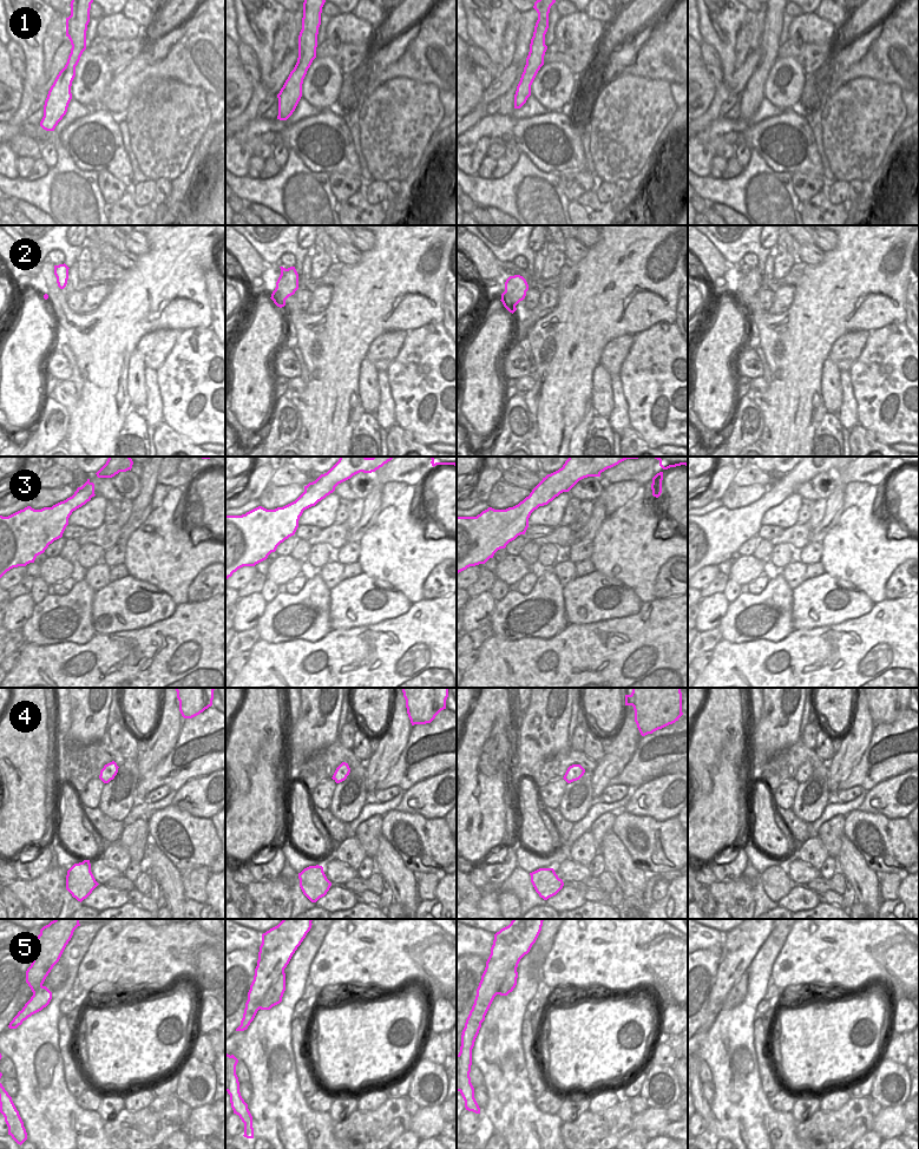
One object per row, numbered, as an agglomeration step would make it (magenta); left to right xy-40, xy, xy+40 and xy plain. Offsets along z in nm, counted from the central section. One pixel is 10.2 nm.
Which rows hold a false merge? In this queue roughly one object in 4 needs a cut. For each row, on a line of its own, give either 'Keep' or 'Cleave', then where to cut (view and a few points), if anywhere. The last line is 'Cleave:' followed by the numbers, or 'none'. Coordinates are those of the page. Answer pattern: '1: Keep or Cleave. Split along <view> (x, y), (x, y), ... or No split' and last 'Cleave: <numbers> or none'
1: Keep. No split
2: Keep. No split
3: Keep. No split
4: Keep. No split
5: Cleave. Split along xy (283, 971), (268, 990), (258, 1008)
Cleave: 5

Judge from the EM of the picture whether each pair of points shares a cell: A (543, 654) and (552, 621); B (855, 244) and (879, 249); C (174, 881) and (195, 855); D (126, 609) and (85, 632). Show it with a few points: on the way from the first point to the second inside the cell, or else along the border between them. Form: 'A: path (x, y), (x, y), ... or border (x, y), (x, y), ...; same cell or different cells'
A: border (568, 623), (552, 637), (518, 639); different cells
B: path (861, 244), (873, 244); same cell
C: border (163, 852), (182, 872); different cells
D: border (93, 599), (92, 628), (96, 632); different cells

